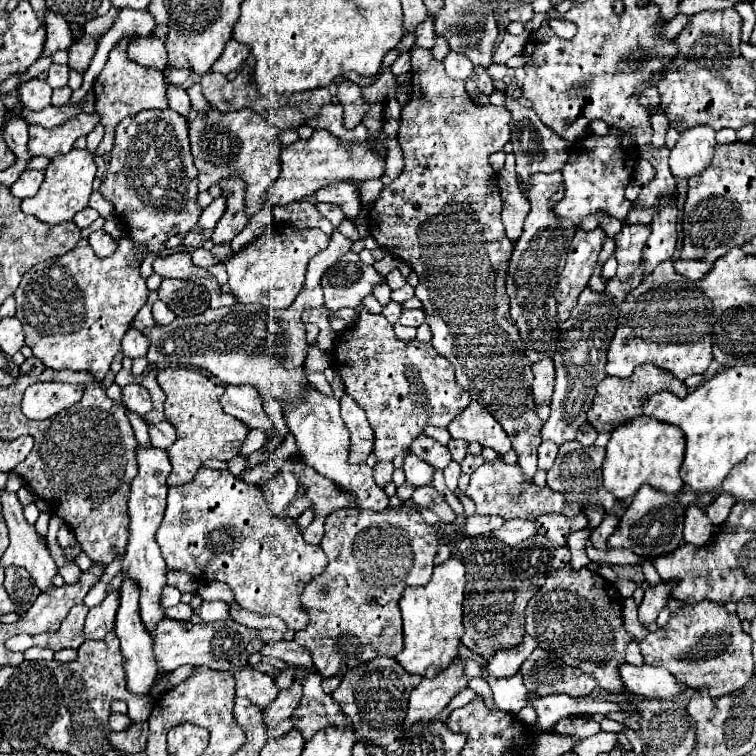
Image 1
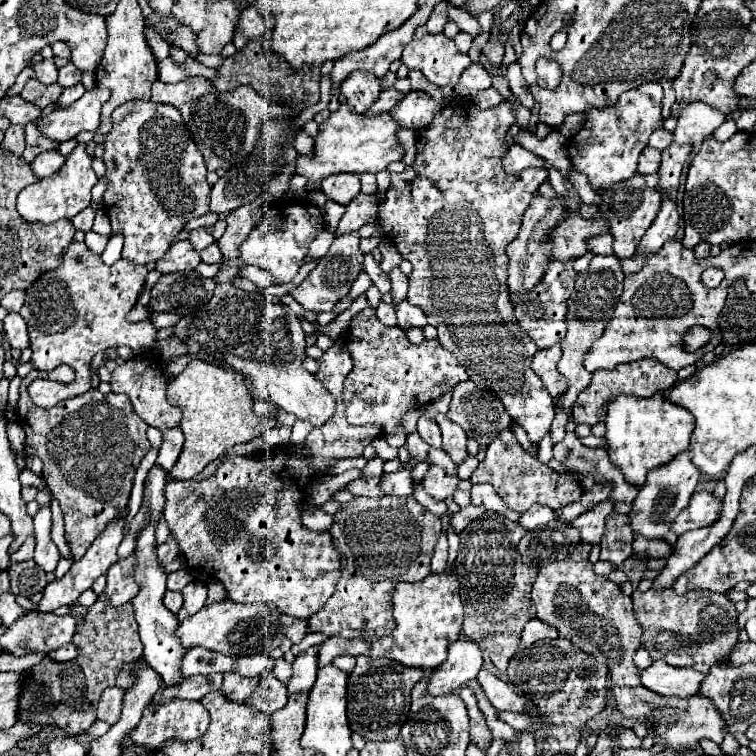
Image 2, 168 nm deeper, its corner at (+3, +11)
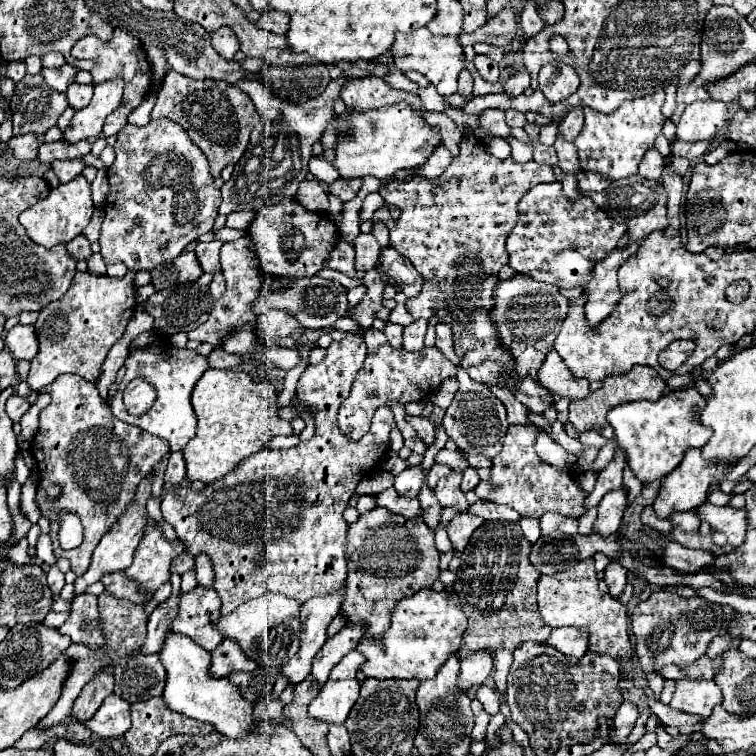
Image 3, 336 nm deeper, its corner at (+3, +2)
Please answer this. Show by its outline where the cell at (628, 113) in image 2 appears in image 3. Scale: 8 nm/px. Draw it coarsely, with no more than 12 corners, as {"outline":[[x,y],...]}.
{"outline":[[664,91],[614,113],[584,109],[580,169],[612,181],[638,165],[666,117]]}

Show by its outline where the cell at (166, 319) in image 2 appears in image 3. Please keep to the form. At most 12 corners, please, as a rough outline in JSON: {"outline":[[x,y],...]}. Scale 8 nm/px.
{"outline":[[252,237],[220,249],[226,291],[188,339],[220,345],[254,321],[260,263]]}

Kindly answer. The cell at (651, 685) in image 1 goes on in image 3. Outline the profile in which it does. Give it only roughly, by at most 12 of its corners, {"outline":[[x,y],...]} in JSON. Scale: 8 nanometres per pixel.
{"outline":[[678,679],[670,707],[708,717],[722,693],[714,681]]}

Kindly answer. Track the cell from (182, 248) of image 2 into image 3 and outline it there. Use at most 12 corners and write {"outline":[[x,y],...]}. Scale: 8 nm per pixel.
{"outline":[[194,251],[152,271],[152,285],[164,289],[196,281],[204,271]]}

